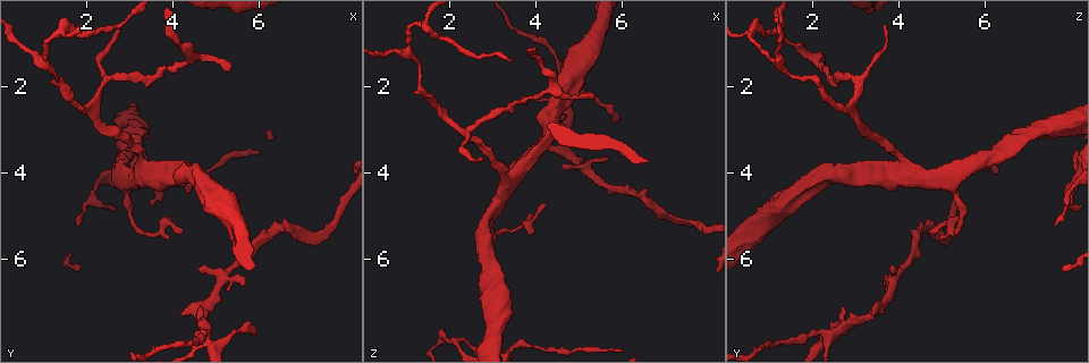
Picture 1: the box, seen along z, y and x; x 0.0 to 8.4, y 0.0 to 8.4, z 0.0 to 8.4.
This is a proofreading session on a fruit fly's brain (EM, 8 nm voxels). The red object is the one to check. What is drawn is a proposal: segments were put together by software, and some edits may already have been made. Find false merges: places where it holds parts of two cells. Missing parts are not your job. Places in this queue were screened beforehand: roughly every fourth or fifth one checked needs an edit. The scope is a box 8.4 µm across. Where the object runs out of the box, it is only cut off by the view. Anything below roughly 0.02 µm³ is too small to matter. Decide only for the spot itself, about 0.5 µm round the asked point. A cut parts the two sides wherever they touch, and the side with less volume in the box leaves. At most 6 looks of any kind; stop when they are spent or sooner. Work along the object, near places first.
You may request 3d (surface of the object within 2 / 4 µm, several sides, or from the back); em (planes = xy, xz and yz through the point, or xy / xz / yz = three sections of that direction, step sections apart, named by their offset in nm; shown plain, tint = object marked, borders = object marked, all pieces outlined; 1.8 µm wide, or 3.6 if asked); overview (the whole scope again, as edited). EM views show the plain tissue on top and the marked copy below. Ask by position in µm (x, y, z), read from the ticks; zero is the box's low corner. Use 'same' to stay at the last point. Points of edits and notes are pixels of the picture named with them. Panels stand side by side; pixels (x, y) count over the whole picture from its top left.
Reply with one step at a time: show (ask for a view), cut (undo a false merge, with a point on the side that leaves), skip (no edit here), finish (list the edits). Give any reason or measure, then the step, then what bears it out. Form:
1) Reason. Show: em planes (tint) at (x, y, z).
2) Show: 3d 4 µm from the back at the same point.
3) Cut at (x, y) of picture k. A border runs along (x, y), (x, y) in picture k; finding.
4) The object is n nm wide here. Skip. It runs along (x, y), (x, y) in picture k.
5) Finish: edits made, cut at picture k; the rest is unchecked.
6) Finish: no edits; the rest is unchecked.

Thin neck. Show: 3d 4 µm from the back at (1.15, 1.50, 1.20).

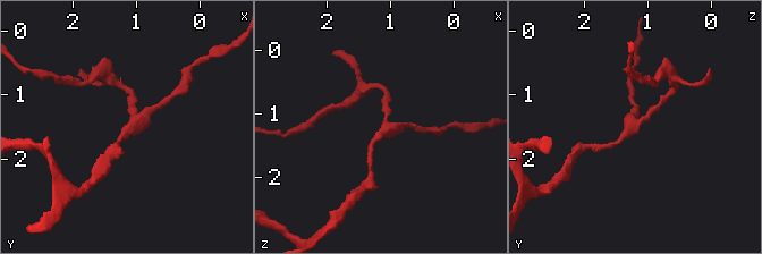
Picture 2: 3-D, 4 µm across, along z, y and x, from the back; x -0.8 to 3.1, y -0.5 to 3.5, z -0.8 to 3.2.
3 arms meet here. Show: em xy step 16 (tint) at (1.05, 1.50, 1.20).

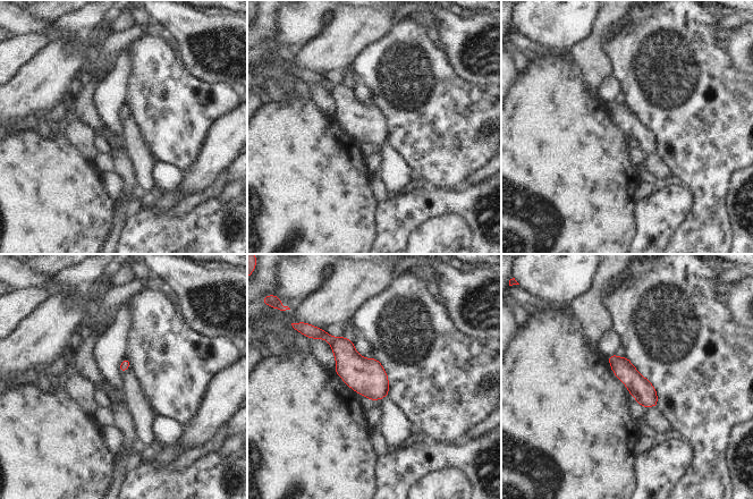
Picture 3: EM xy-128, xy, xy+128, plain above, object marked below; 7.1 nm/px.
Cut it another way. Show: em planes (tint) at the same point.

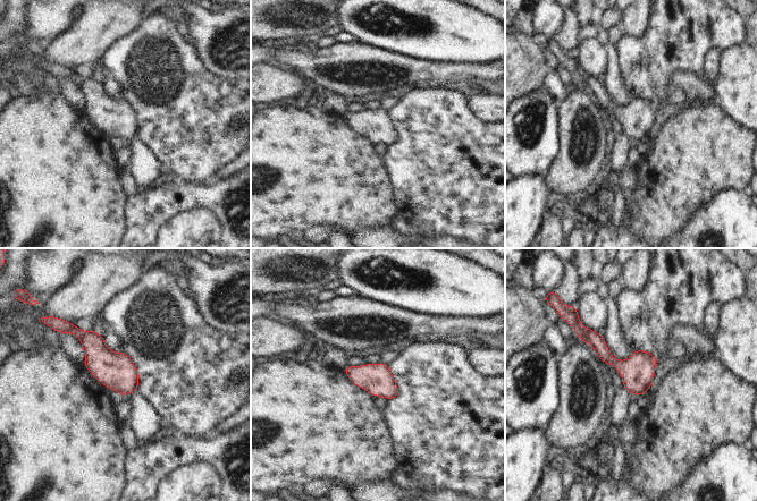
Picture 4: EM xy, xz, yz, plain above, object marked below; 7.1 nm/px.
The object is 220 nm wide here. Skip. It runs along (580, 332), (612, 361), (649, 382) in picture 4; one cell here.

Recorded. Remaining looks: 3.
Three arms meet. Show: 3d 2 µm at (2.20, 2.70, 3.00).

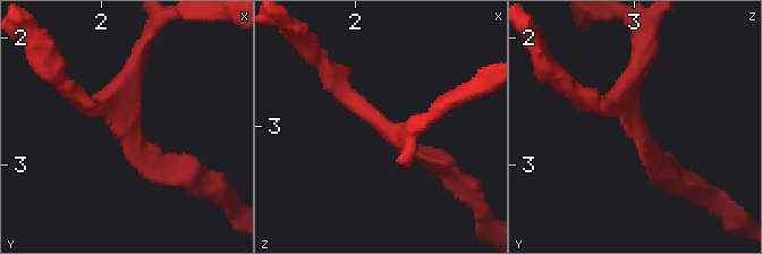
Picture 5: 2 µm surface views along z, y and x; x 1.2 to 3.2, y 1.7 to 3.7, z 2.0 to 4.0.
3 arms meet here. Show: em xz step 4 (tint) at (2.20, 2.68, 3.02).

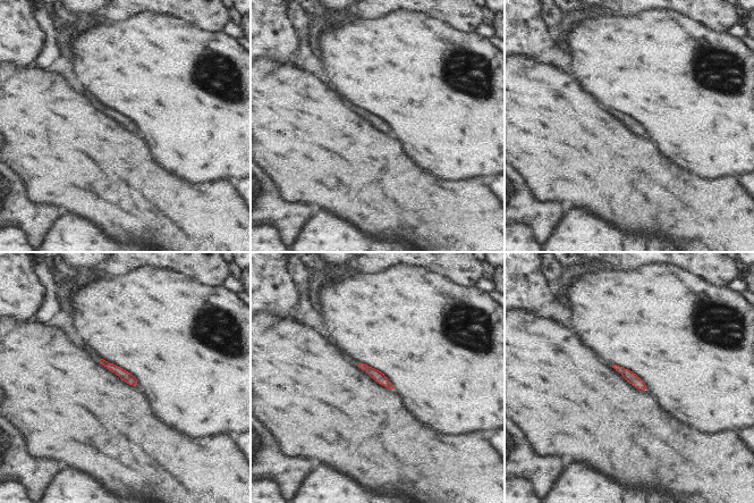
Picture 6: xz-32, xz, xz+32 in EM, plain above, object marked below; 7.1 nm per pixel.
Cut it another way. Show: em planes (tint) at the same point.

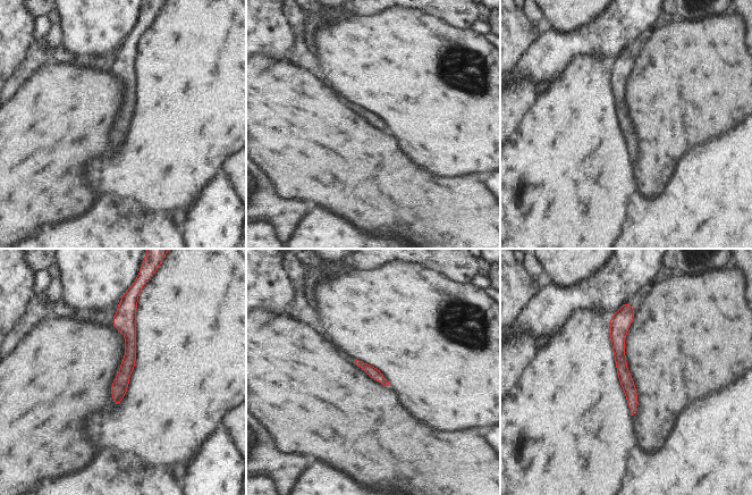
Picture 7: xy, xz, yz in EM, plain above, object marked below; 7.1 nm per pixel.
The object is 80 nm wide here. Skip. It runs along (624, 308), (619, 360), (633, 410) in picture 7; all the same cell.

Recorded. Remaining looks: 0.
Finish: no edits; the rest is unchecked.

